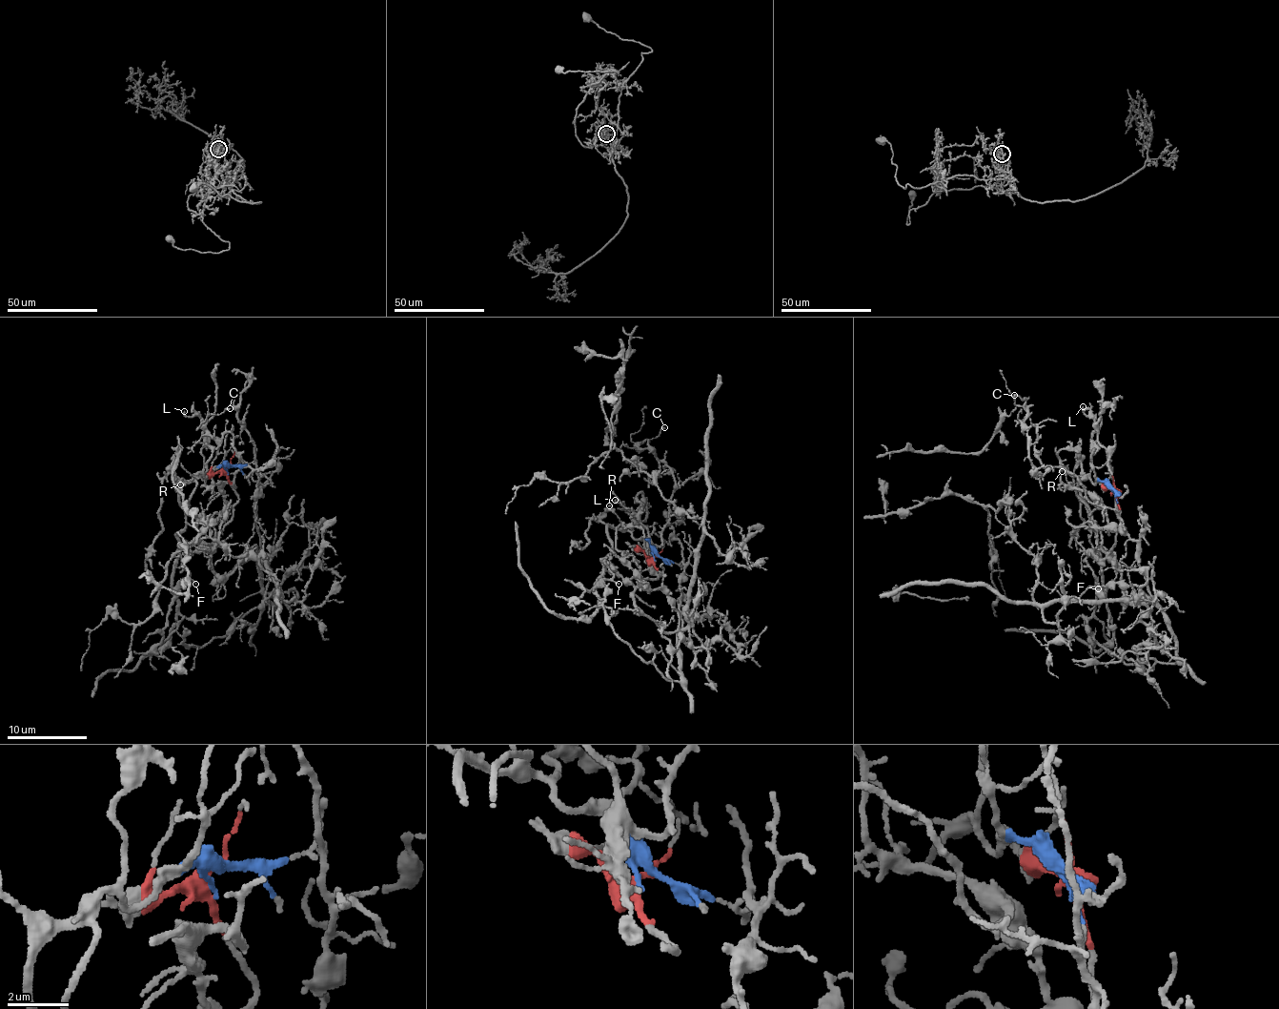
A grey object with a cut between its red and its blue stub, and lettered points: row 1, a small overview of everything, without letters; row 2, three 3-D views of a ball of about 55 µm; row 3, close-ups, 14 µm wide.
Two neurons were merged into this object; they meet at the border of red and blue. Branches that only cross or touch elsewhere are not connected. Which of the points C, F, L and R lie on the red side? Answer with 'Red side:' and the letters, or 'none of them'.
Red side: C

